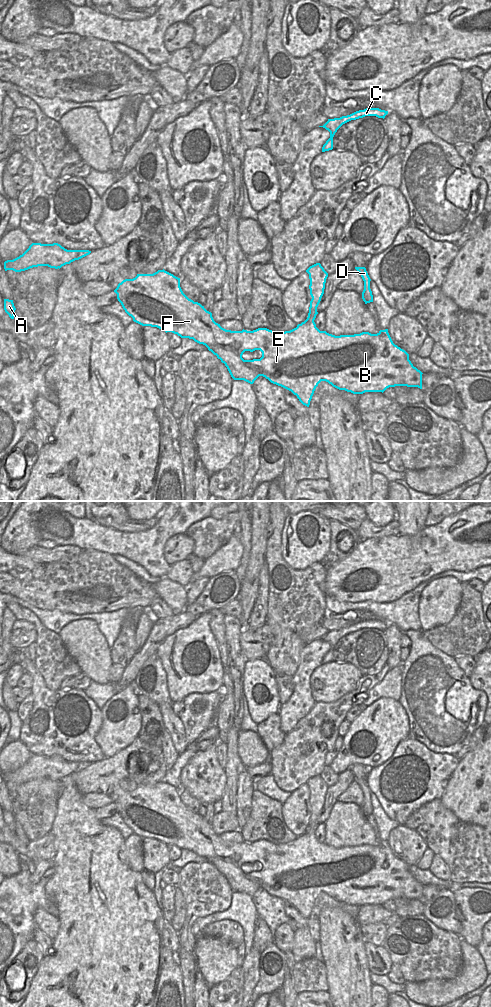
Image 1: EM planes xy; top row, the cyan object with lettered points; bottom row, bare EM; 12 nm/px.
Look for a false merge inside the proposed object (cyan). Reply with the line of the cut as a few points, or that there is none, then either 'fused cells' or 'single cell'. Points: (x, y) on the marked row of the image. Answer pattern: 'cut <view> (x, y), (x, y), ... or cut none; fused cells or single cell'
cut xy (309, 309), (315, 315); fused cells

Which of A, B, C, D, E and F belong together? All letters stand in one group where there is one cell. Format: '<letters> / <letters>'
A B E F / C D

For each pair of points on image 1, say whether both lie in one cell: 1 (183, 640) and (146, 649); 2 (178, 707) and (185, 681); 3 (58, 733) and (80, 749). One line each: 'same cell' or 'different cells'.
1: different cells
2: different cells
3: same cell

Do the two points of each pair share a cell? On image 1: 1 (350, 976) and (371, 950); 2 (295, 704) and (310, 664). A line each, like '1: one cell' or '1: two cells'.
1: two cells
2: one cell

